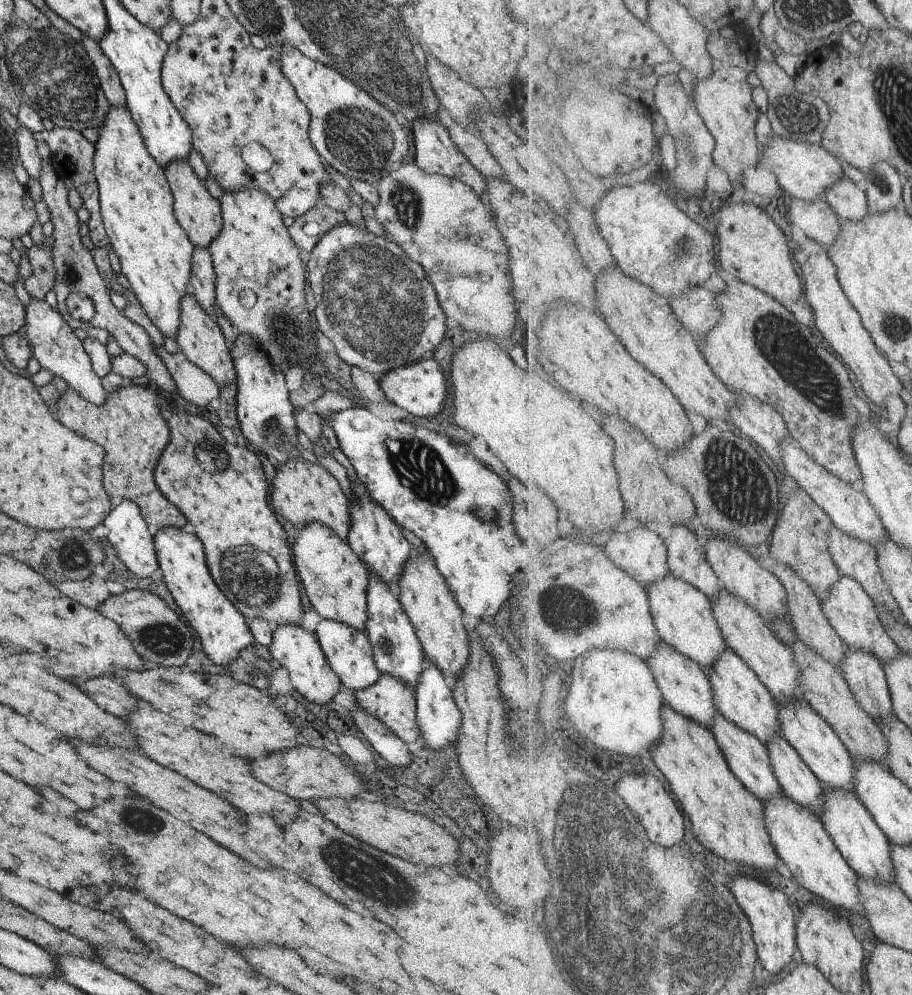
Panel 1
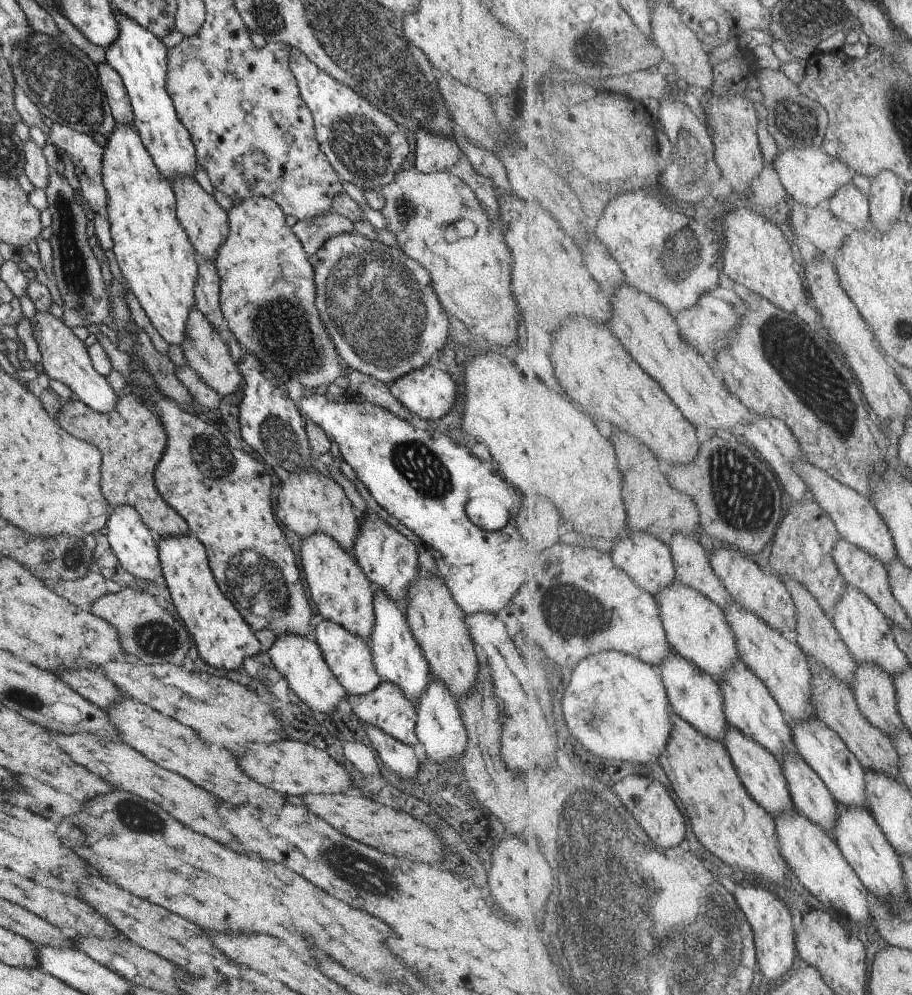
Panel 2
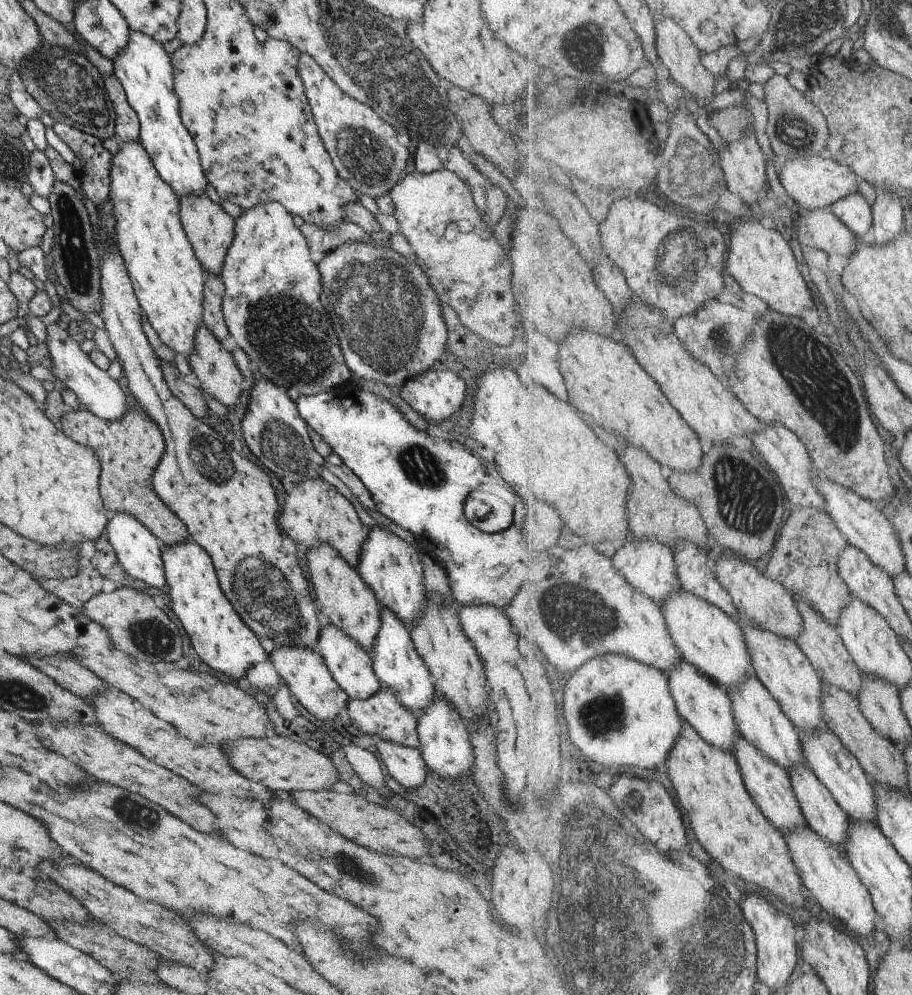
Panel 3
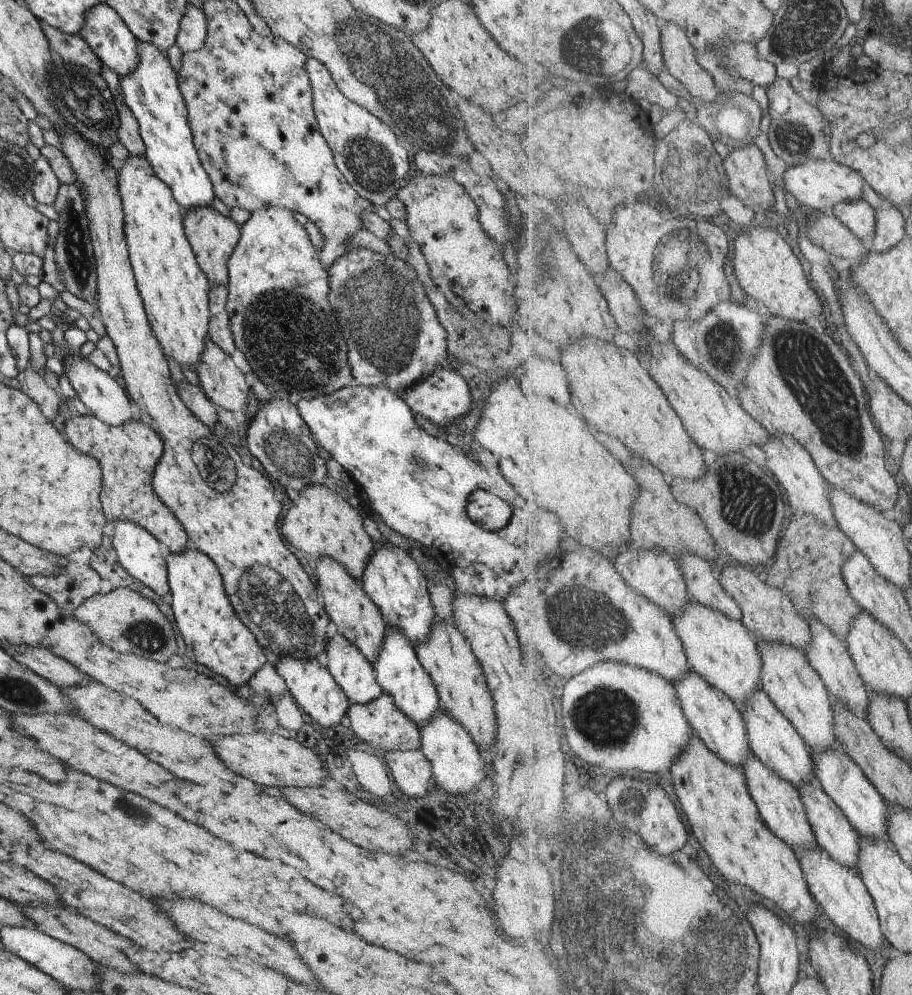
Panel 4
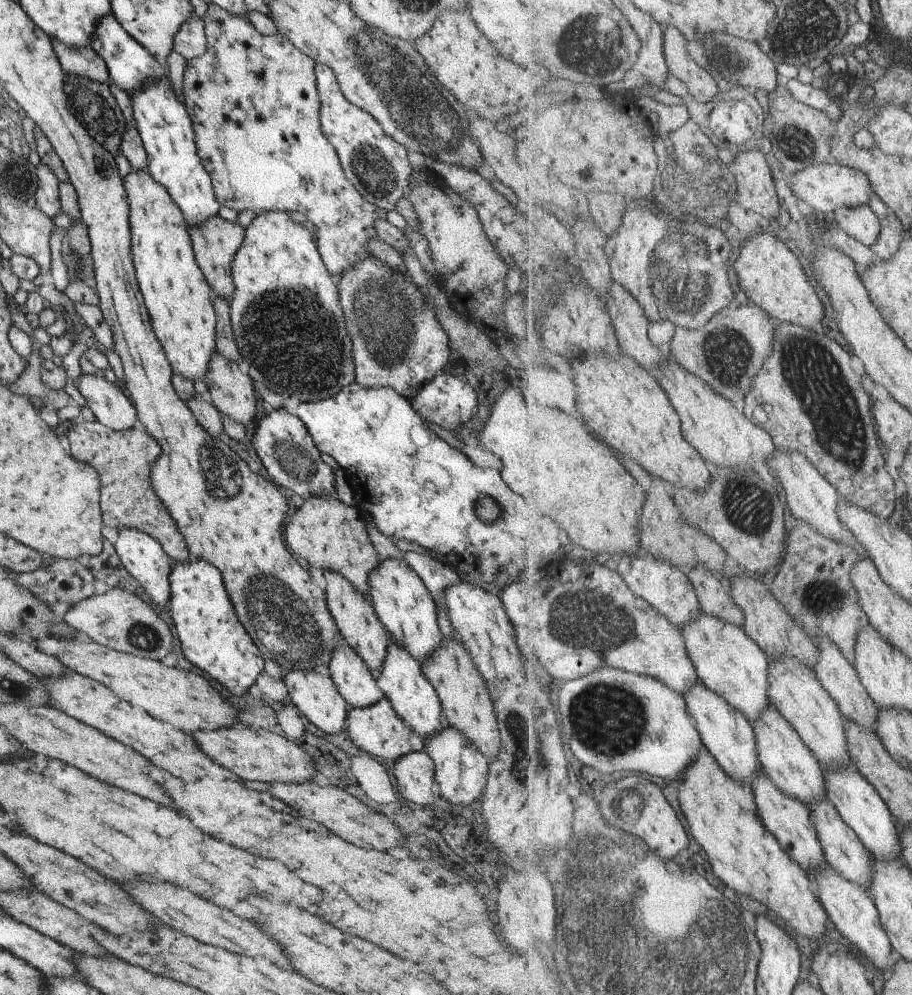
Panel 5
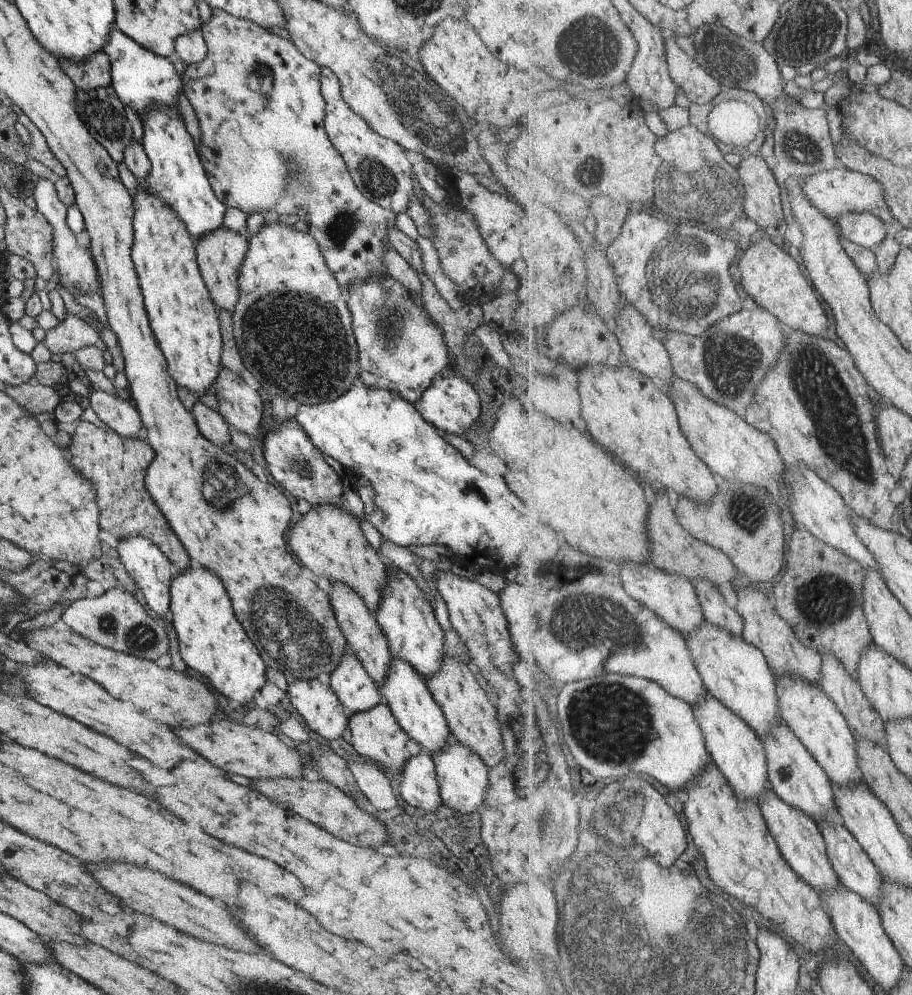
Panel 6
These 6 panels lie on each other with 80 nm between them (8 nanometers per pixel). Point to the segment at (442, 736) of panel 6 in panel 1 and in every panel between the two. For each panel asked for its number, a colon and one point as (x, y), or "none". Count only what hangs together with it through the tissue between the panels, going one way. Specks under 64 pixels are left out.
1: (395, 650)
2: (396, 656)
3: (395, 662)
4: (397, 671)
5: (399, 677)

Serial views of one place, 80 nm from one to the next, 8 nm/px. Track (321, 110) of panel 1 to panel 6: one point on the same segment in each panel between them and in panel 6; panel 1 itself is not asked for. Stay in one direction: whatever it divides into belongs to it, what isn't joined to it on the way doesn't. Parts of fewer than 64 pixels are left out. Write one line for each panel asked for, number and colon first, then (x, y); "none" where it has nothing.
2: (363, 146)
3: (362, 147)
4: (365, 150)
5: (377, 167)
6: (377, 166)

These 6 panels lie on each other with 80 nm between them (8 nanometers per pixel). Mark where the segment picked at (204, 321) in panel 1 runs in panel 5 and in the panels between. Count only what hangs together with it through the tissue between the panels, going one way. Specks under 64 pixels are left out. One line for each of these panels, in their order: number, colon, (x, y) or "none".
2: (204, 349)
3: (210, 360)
4: (223, 384)
5: (231, 392)

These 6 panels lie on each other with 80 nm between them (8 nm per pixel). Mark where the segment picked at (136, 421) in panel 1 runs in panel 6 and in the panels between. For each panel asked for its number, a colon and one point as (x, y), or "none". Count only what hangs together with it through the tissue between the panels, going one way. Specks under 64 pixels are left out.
2: (131, 439)
3: (128, 448)
4: (127, 454)
5: (123, 459)
6: (116, 466)

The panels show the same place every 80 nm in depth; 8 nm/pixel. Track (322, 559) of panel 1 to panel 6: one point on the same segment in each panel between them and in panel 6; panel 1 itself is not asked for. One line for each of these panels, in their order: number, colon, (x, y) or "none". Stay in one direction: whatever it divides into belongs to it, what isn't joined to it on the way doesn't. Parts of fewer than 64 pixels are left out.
2: (342, 594)
3: (343, 598)
4: (357, 619)
5: (351, 611)
6: (364, 638)

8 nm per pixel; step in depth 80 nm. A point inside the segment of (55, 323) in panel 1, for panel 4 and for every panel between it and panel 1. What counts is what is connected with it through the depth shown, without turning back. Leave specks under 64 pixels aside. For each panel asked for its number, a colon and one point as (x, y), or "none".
2: (64, 358)
3: (95, 391)
4: (101, 395)

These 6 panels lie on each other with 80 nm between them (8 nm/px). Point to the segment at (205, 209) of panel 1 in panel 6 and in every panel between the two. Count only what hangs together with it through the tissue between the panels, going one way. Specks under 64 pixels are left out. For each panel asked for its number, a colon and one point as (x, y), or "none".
2: (205, 223)
3: (209, 230)
4: (212, 236)
5: (214, 242)
6: (218, 253)

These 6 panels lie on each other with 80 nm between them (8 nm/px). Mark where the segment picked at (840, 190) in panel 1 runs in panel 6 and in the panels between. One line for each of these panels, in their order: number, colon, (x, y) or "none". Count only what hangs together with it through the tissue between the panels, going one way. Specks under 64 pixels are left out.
2: (852, 208)
3: (854, 210)
4: (859, 215)
5: (861, 222)
6: (866, 229)

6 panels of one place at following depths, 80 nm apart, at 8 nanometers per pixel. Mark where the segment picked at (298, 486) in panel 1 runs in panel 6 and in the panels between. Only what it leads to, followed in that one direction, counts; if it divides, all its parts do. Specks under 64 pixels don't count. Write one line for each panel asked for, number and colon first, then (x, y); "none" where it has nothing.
2: (307, 501)
3: (313, 511)
4: (321, 523)
5: (327, 534)
6: (327, 539)

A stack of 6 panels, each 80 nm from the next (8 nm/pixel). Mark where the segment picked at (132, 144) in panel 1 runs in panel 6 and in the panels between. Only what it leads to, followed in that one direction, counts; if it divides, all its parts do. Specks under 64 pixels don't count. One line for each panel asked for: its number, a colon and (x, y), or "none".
2: (158, 263)
3: (167, 279)
4: (173, 289)
5: (177, 298)
6: (183, 319)

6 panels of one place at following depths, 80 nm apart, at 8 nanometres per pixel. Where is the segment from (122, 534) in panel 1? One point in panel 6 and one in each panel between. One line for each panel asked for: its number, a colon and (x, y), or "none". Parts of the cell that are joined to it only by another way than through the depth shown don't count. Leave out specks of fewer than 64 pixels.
2: (129, 539)
3: (136, 549)
4: (141, 555)
5: (143, 558)
6: (150, 570)

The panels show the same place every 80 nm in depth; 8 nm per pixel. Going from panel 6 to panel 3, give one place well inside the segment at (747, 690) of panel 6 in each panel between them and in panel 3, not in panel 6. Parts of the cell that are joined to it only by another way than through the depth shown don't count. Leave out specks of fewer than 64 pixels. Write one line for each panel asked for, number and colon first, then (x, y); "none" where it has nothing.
3: (708, 637)
4: (722, 650)
5: (729, 661)

